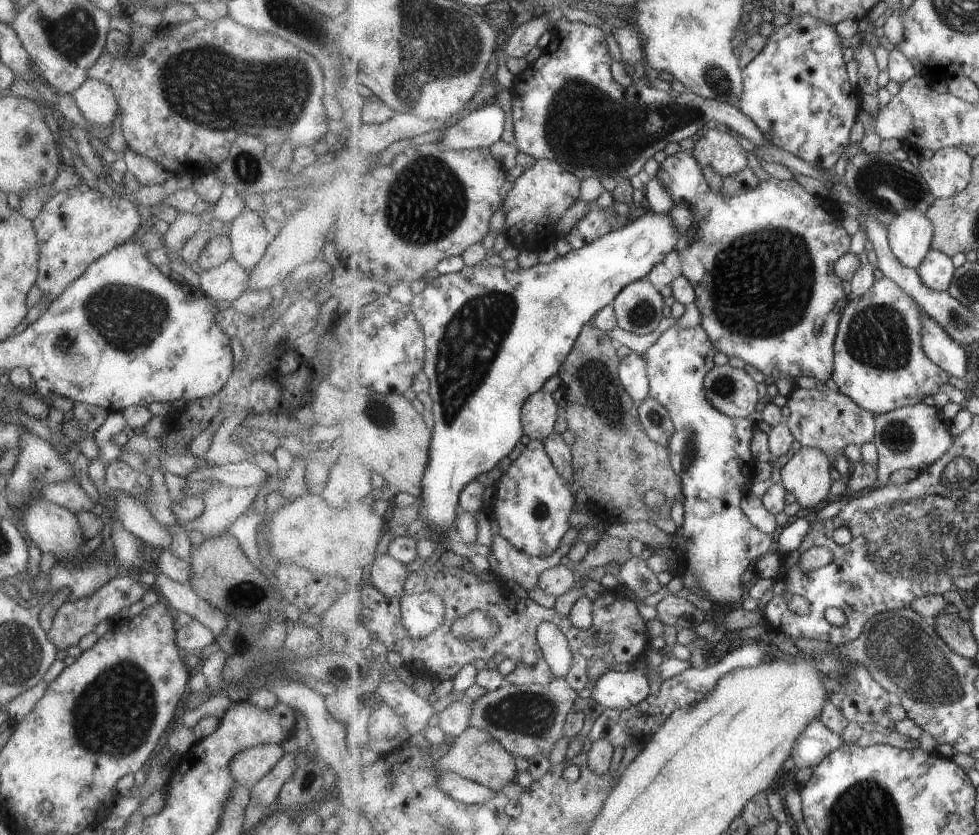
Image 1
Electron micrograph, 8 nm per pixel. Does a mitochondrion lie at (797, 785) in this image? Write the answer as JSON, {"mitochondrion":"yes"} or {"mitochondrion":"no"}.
{"mitochondrion":"no"}

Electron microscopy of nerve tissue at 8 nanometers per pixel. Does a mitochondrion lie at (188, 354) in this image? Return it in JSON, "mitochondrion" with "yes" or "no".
{"mitochondrion":"no"}

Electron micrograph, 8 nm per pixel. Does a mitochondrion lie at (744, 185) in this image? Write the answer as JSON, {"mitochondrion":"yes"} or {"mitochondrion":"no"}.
{"mitochondrion":"no"}

